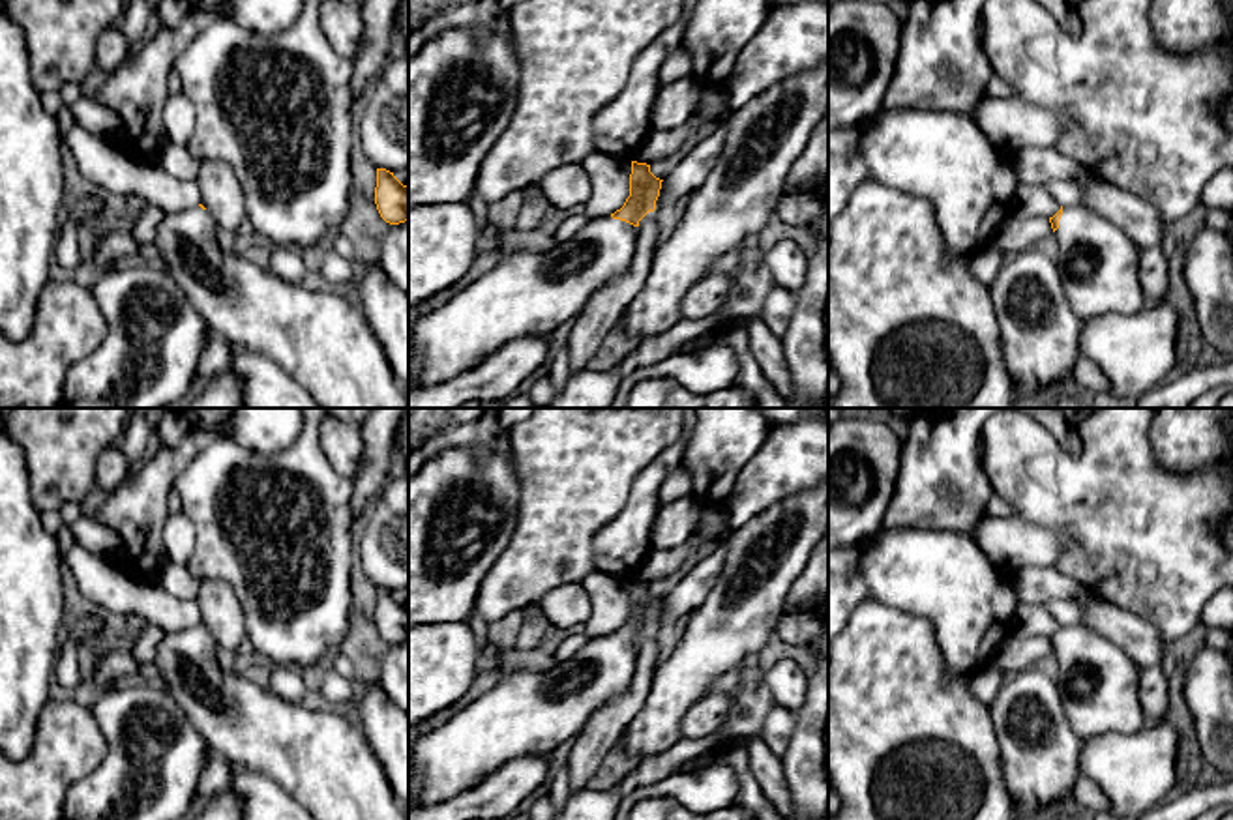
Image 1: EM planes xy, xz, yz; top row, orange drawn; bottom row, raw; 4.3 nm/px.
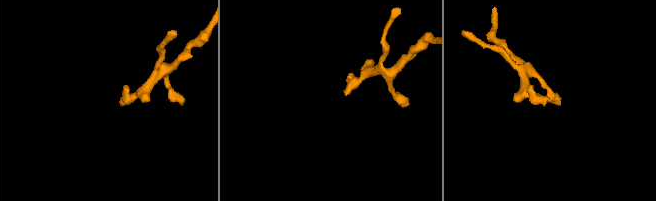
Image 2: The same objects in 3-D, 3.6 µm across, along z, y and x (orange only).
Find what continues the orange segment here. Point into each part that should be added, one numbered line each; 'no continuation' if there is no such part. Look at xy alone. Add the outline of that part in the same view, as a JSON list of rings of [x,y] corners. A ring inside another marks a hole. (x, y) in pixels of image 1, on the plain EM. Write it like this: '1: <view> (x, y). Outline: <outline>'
1: xy (319, 755). Outline: [[[201,625],[167,633],[154,659],[157,681],[186,711],[201,732],[212,754],[221,754],[232,764],[262,773],[275,781],[315,820],[409,820],[409,811],[395,799],[382,764],[373,754],[360,723],[350,711],[319,702],[287,702],[270,693],[260,676],[234,674],[208,629]]]

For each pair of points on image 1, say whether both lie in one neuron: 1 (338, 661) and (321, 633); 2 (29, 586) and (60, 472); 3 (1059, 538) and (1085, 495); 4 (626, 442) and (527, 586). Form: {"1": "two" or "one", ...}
{"1": "two", "2": "two", "3": "two", "4": "one"}

